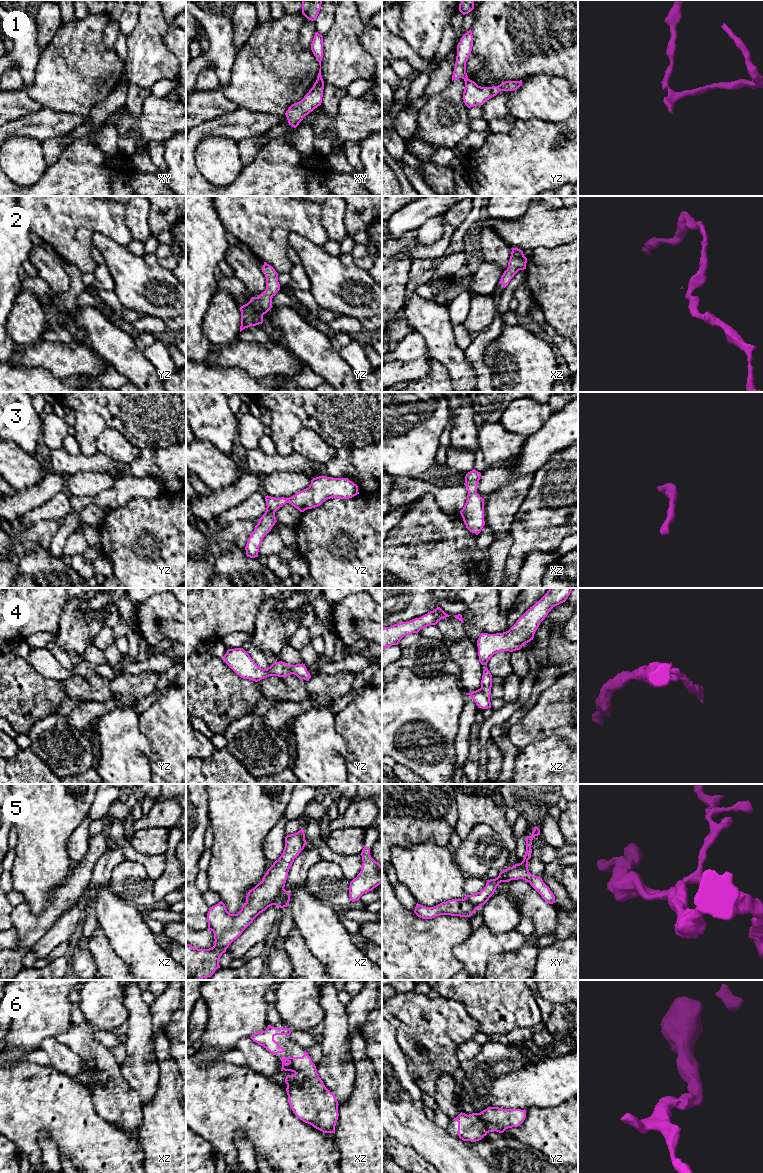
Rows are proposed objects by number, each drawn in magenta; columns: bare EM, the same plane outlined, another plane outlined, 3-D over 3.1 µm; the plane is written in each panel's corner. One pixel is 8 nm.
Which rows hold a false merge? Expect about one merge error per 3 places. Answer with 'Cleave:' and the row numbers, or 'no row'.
Cleave: 1, 4, 5

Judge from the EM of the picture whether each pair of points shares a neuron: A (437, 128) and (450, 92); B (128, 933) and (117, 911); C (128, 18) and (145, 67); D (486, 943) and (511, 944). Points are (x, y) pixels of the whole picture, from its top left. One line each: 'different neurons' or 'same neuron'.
A: same neuron
B: same neuron
C: different neurons
D: same neuron

